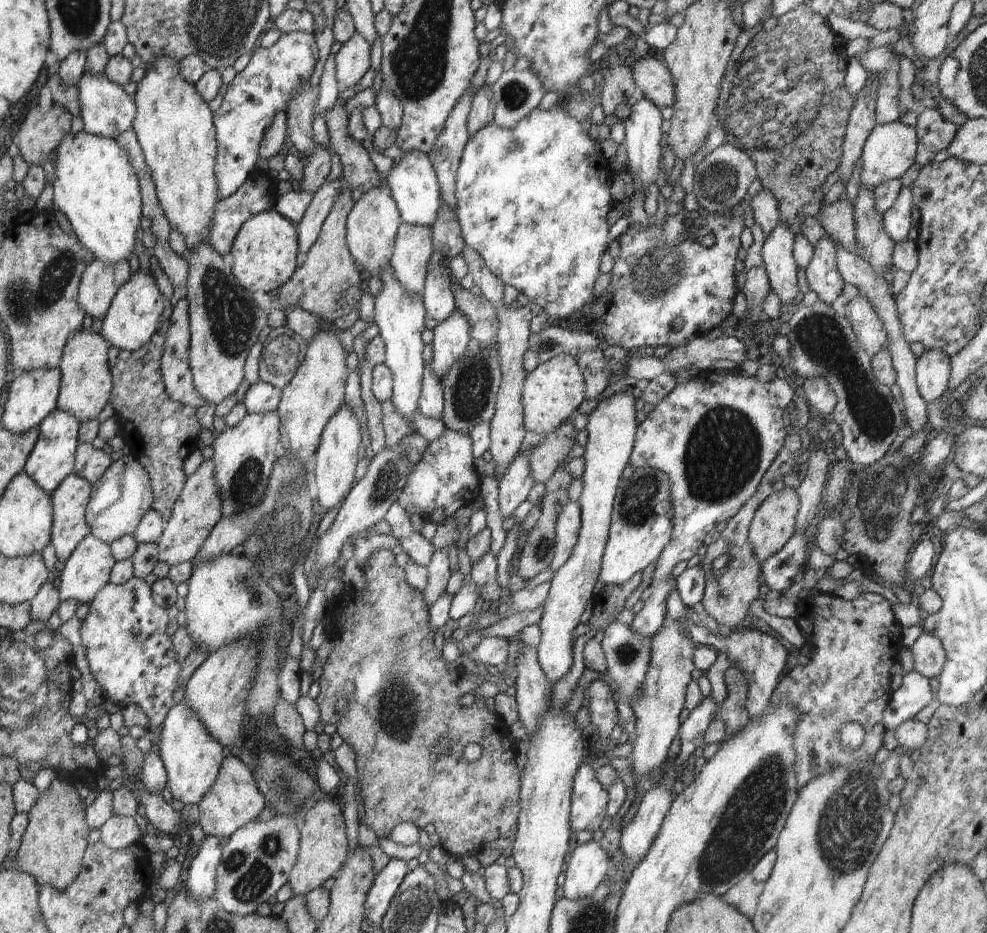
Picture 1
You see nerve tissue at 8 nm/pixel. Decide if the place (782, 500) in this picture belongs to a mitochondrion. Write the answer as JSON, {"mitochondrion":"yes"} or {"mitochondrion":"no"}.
{"mitochondrion":"no"}

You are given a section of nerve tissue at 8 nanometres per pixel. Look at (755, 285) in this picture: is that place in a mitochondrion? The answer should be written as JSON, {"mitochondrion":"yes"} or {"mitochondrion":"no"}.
{"mitochondrion":"no"}

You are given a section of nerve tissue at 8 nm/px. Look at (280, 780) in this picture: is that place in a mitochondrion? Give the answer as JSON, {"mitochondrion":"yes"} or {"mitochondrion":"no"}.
{"mitochondrion":"yes"}

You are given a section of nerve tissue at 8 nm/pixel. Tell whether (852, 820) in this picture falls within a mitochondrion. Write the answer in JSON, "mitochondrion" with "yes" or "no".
{"mitochondrion":"yes"}

